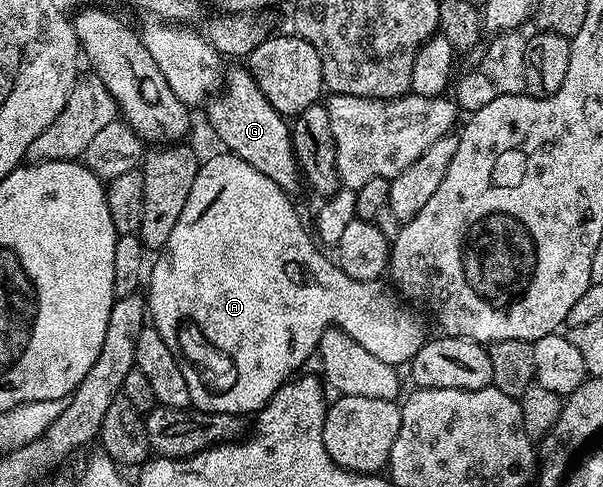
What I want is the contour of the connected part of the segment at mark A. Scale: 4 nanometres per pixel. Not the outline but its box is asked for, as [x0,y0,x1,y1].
[146,153,426,416]

